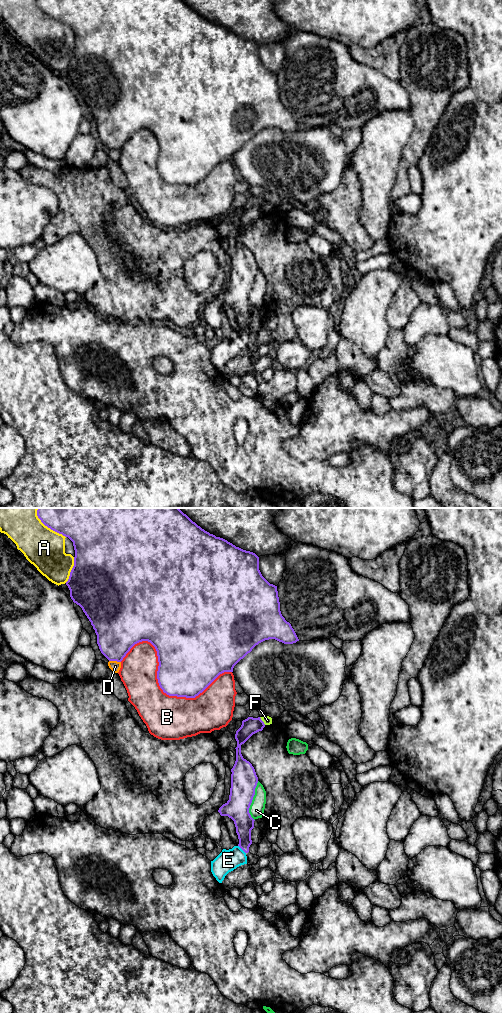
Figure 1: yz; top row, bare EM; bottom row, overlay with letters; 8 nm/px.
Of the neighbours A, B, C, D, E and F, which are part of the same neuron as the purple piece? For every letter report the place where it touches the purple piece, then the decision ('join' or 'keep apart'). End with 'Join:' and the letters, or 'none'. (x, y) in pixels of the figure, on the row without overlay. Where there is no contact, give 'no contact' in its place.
A: contact yz (49, 15); keep apart
B: contact yz (159, 173); keep apart
C: contact yz (251, 289); keep apart
D: contact yz (115, 148); keep apart
E: contact yz (241, 336); join
F: contact yz (262, 209); keep apart
Join: E

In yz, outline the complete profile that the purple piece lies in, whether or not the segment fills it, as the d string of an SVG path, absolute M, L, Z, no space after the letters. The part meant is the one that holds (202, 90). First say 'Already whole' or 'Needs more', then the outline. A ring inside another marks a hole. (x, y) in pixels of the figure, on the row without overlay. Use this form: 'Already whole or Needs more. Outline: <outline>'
Already whole. Outline: M37 0L37 4L45 14L73 30L74 54L66 73L73 90L82 96L91 110L101 141L109 149L121 150L135 132L142 129L150 130L157 139L159 174L169 184L195 186L220 162L233 160L234 154L256 133L265 128L275 127L284 132L299 129L291 112L281 102L277 74L270 72L259 58L259 45L253 40L243 38L223 26L210 22L183 0Z

